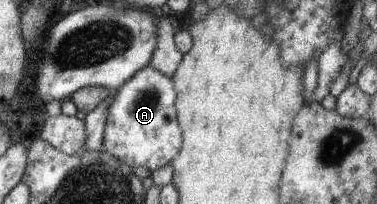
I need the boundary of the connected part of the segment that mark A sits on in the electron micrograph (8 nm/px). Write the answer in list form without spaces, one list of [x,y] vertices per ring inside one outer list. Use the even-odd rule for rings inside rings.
[[[147,64],[124,81],[114,93],[108,107],[107,119],[102,135],[102,150],[131,167],[146,167],[153,171],[173,161],[181,149],[182,133],[177,123],[175,109],[176,93],[171,77]]]

